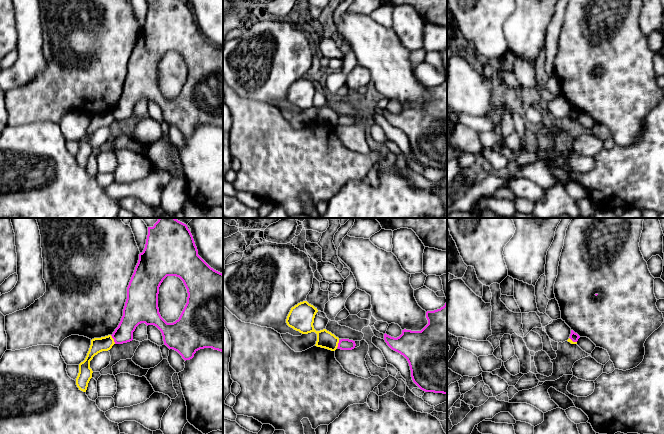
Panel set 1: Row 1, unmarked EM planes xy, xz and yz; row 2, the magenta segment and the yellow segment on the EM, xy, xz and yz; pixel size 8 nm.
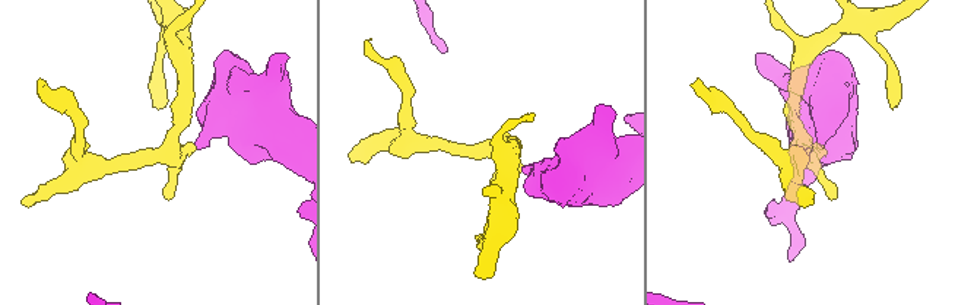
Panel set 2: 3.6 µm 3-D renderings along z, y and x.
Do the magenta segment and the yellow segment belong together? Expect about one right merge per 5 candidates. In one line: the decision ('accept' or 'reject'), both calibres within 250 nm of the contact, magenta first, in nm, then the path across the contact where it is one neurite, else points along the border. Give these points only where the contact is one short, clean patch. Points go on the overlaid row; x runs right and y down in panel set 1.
reject | 180/120 nm | along xy (110, 335), (115, 343)

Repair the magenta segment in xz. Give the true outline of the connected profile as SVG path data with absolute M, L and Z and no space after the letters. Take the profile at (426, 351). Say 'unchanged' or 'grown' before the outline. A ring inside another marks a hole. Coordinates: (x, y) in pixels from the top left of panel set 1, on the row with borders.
unchanged | M447 302L440 309L427 311L426 318L428 324L421 331L404 329L397 338L385 333L384 340L407 359L412 380L421 390L447 394Z

